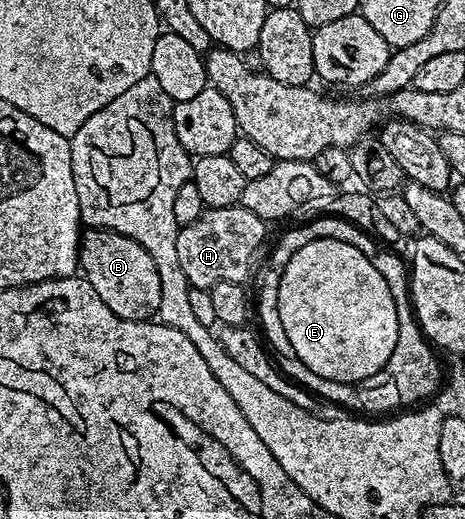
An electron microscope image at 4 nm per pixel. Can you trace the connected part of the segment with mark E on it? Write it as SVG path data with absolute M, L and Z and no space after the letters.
M319 238L308 242L306 248L298 248L294 252L294 256L285 261L282 280L278 288L278 316L282 316L282 328L290 340L290 348L294 348L298 360L302 360L302 364L306 364L306 368L310 368L310 372L331 382L361 382L374 376L374 372L382 369L386 360L390 360L390 356L394 352L394 344L398 344L398 312L394 308L394 296L390 296L390 290L386 288L386 280L382 280L378 268L374 268L374 264L370 264L370 260L366 260L366 256L362 256L362 252L358 252L358 248L354 244L346 244L342 240Z

